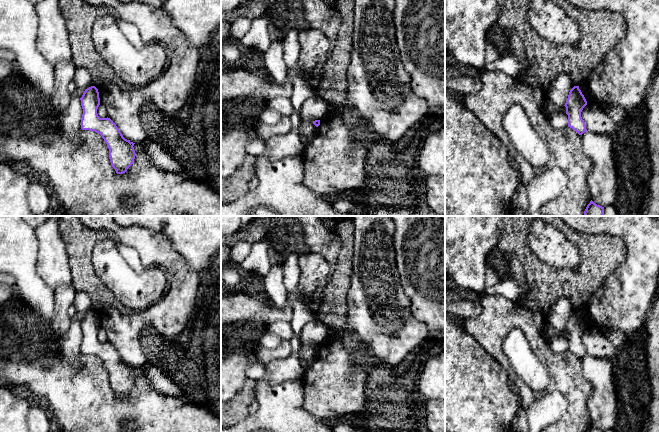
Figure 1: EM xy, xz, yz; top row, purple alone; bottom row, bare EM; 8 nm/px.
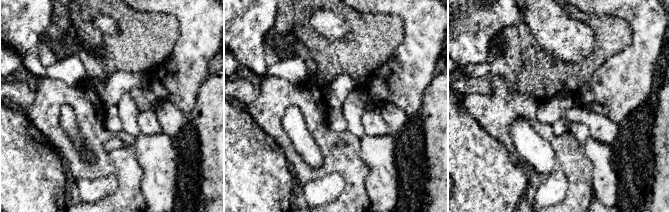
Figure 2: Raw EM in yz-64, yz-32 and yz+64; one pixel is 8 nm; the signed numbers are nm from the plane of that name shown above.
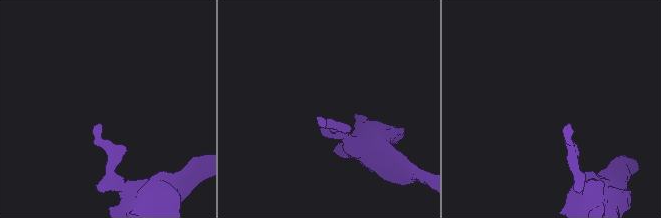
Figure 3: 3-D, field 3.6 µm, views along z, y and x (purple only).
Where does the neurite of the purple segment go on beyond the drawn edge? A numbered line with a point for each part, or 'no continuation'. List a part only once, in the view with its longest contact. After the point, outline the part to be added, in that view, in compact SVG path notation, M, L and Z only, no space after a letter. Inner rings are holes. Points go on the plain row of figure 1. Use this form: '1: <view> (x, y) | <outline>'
no continuation

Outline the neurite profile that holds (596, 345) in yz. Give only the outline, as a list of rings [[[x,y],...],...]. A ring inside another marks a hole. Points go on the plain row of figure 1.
[[[587,328],[581,341],[586,348],[587,355],[595,358],[612,358],[615,354],[614,346],[596,328]]]

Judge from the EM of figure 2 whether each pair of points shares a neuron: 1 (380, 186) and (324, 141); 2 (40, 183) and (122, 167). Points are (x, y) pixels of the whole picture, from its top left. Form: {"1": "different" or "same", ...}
{"1": "different", "2": "different"}

